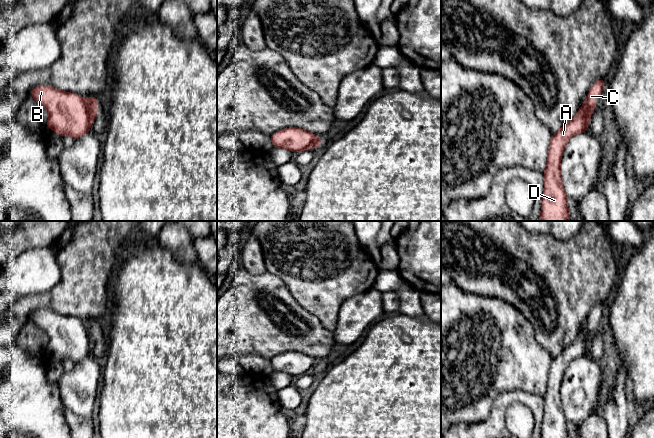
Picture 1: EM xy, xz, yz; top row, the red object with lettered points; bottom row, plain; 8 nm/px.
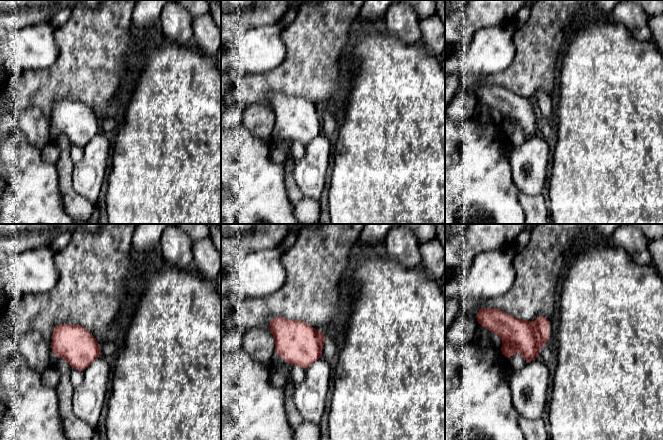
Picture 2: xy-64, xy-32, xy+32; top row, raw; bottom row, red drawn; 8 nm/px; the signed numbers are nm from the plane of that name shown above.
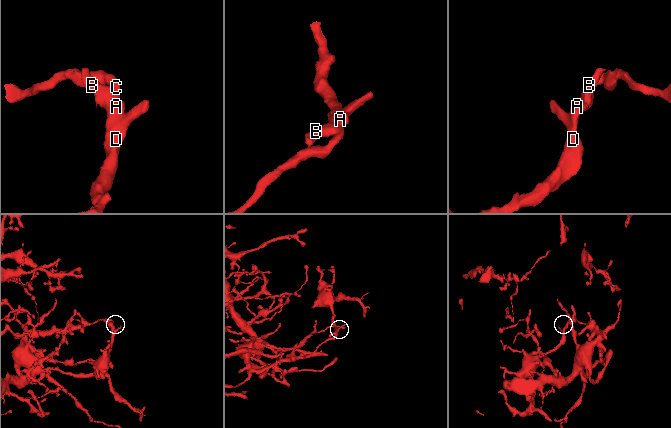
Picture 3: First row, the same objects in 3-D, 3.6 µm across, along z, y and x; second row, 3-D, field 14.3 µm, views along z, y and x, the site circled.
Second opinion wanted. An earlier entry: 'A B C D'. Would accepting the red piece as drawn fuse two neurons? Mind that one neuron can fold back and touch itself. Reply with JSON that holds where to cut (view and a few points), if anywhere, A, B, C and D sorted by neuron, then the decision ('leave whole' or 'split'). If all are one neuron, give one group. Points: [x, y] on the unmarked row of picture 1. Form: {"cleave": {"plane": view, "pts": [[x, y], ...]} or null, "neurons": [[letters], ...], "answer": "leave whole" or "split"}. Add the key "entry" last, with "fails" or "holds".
{"cleave": {"plane": "xy", "pts": [[85, 323], [88, 335], [93, 342]]}, "neurons": [["A", "B", "D"], ["C"]], "answer": "split", "entry": "fails"}

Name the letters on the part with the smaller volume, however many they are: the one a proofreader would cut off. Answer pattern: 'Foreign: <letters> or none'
Foreign: A, B, D

